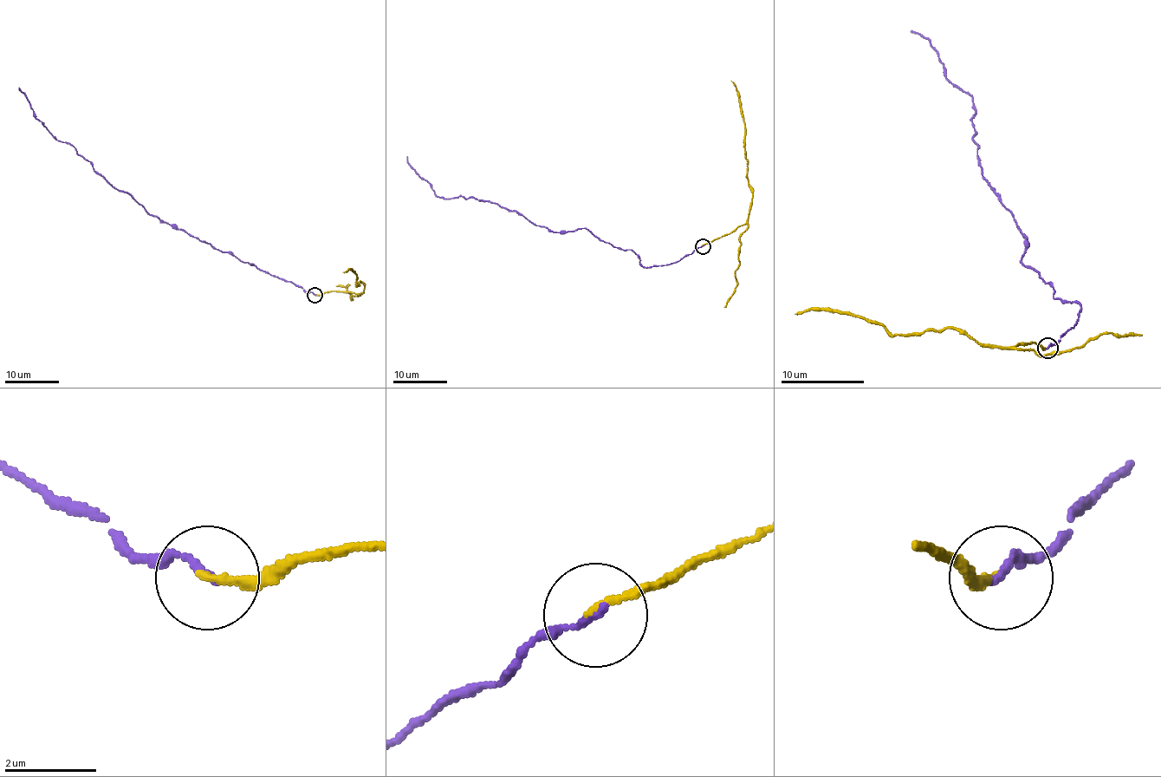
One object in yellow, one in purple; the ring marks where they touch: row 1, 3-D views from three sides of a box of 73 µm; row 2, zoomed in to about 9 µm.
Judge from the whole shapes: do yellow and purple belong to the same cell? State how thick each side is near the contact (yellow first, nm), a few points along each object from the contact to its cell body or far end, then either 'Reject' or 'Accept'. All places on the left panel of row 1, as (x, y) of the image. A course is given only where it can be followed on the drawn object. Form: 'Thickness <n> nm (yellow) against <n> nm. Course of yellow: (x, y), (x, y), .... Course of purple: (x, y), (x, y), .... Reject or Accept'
Thickness 140 nm (yellow) against 170 nm. Course of yellow: (314, 294), (343, 291), (357, 294), (364, 290), (360, 282), (357, 286), (355, 274), (351, 270), (343, 272). Course of purple: (314, 294), (161, 222), (130, 195), (108, 183), (71, 145), (59, 142), (36, 117), (18, 88). Accept

